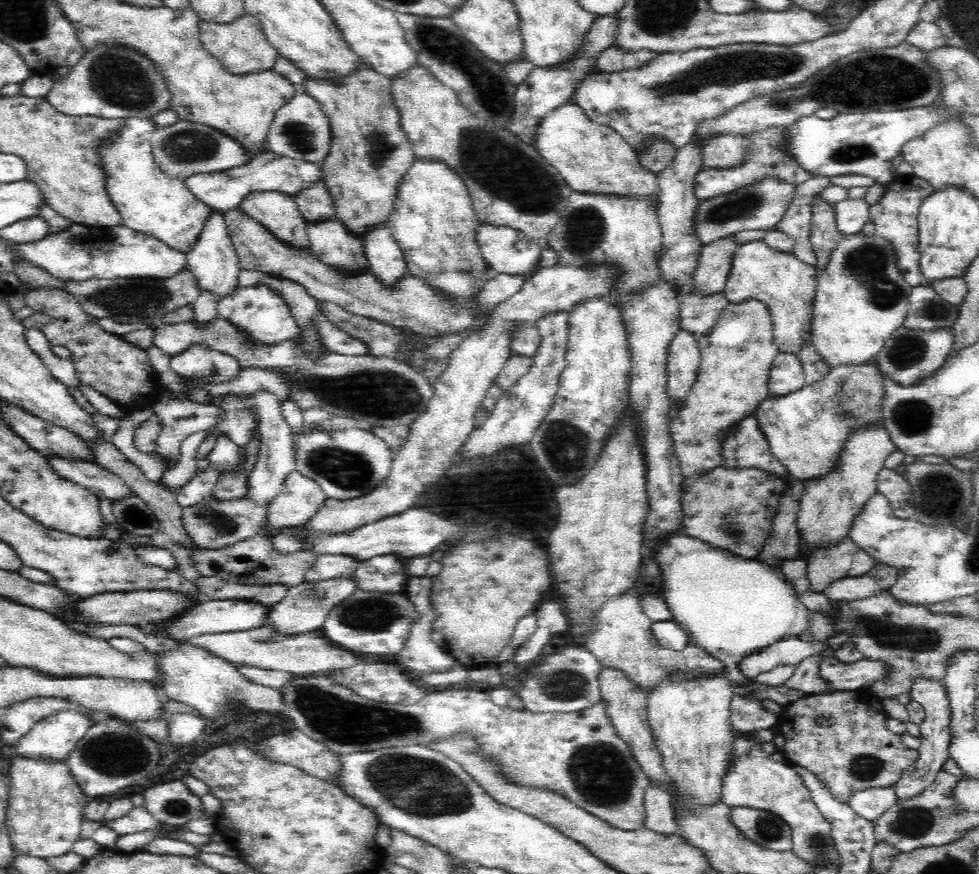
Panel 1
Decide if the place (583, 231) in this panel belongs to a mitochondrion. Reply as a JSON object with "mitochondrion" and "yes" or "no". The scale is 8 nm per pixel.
{"mitochondrion":"yes"}

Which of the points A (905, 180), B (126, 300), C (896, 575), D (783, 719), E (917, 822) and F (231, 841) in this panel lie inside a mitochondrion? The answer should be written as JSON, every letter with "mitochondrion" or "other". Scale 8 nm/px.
{"A":"other","B":"mitochondrion","C":"other","D":"other","E":"mitochondrion","F":"other"}

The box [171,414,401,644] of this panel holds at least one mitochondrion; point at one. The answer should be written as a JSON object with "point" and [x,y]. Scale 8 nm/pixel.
{"point":[349,470]}

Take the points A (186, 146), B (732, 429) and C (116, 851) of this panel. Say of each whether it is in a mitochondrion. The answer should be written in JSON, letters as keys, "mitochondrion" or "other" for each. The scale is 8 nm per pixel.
{"A":"mitochondrion","B":"other","C":"other"}

